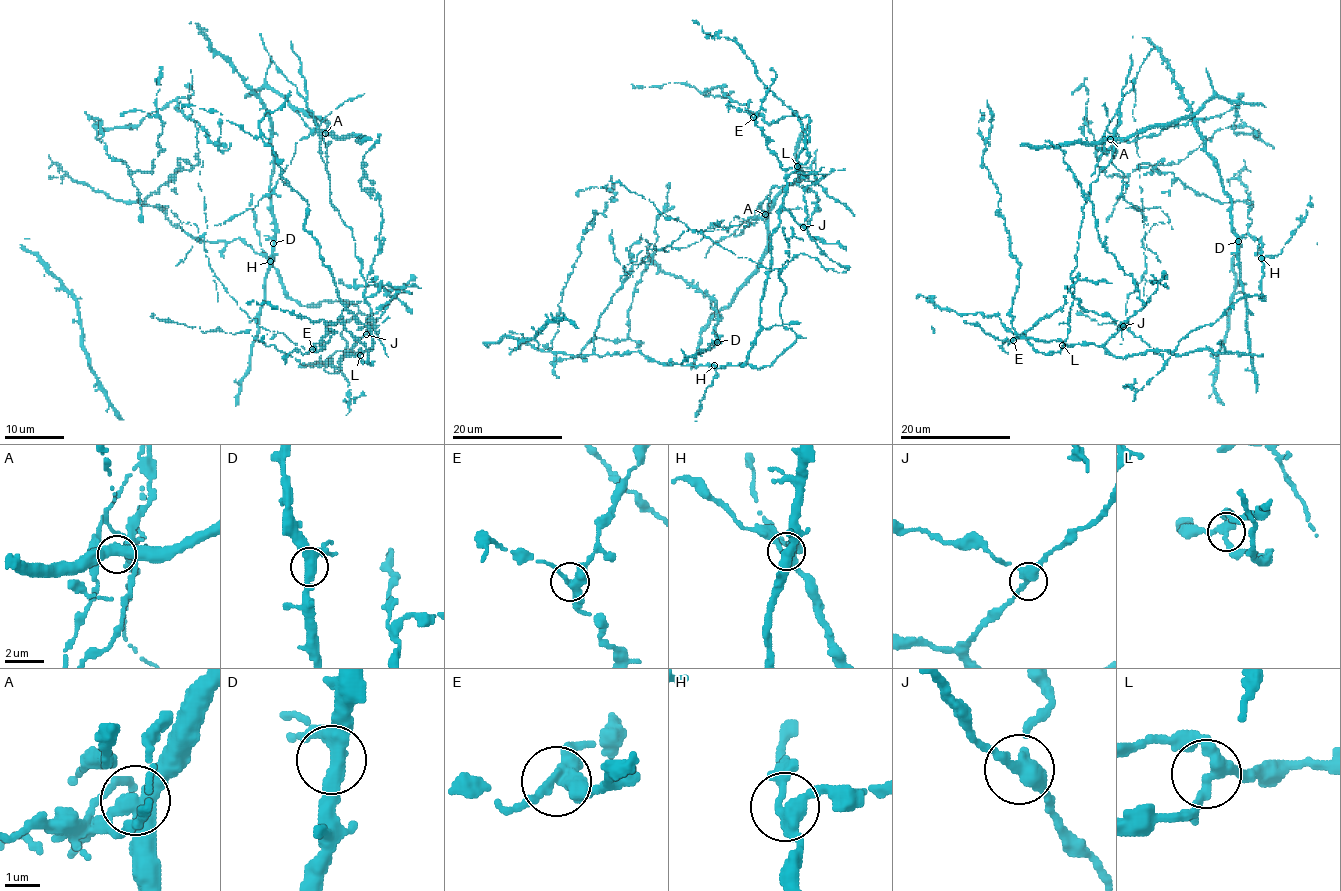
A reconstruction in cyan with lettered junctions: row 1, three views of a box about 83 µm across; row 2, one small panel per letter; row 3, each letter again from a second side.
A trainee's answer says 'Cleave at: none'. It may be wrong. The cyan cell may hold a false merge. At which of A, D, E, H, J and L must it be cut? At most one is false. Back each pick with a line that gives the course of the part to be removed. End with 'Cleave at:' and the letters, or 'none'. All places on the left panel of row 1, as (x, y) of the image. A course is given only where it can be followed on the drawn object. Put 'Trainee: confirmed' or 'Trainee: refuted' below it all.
A: (325, 132), (295, 144), (255, 207), (207, 225), (204, 235), (215, 276), (237, 304), (309, 354)
Cleave at: A
Trainee: refuted

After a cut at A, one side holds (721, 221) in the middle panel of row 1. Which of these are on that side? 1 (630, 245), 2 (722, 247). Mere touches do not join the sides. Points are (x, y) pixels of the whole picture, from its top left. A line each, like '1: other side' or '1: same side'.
1: other side
2: other side

